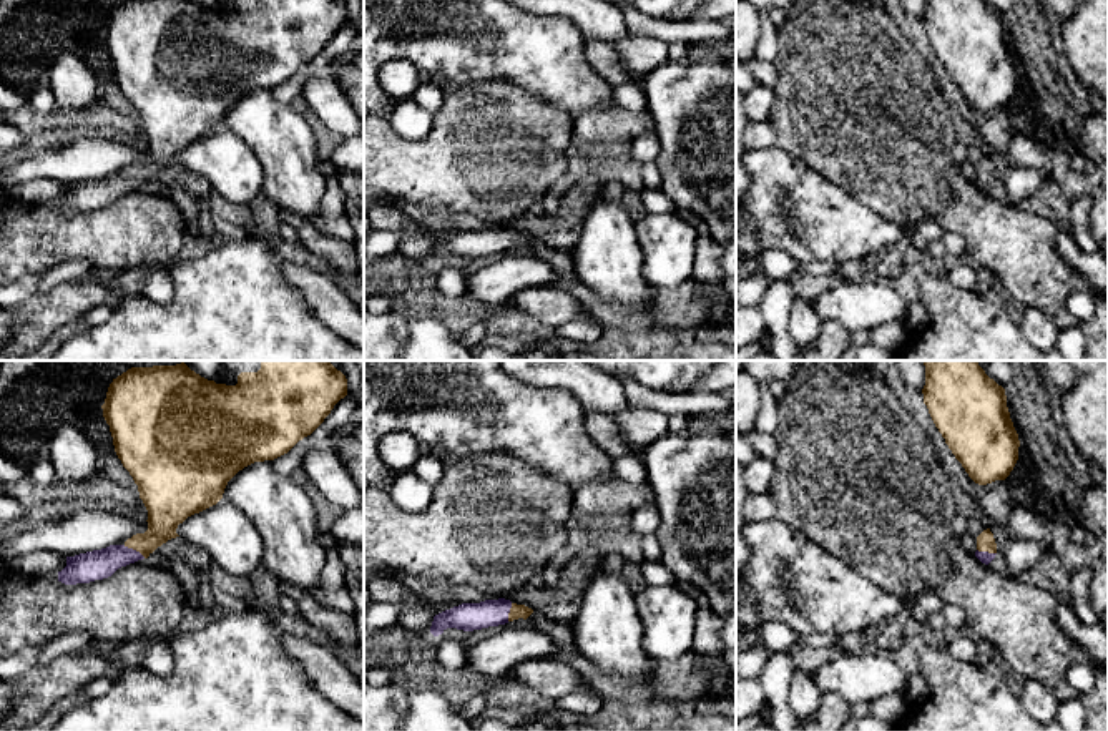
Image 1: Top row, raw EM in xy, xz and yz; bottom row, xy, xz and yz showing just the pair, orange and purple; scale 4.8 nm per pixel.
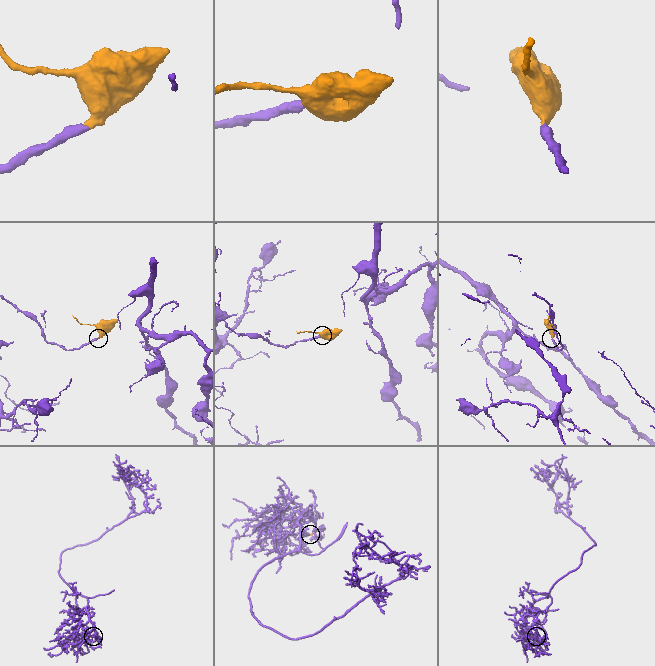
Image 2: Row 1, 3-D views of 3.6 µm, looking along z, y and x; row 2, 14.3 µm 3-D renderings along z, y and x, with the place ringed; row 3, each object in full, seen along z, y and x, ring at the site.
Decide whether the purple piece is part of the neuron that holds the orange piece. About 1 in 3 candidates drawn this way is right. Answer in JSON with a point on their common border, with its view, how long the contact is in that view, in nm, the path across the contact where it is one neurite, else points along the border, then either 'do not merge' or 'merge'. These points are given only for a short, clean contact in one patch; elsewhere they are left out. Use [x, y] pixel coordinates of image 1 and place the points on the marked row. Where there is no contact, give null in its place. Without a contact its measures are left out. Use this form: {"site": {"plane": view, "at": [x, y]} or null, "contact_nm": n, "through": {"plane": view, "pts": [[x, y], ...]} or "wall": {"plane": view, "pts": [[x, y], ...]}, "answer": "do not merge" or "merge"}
{"site": {"plane": "xy", "at": [135, 549]}, "contact_nm": 130, "through": {"plane": "xy", "pts": [[166, 509], [161, 524], [135, 549], [93, 565]]}, "answer": "merge"}

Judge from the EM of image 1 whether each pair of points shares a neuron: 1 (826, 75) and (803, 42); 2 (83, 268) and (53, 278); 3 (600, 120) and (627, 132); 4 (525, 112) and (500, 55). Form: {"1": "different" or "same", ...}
{"1": "same", "2": "same", "3": "same", "4": "different"}

